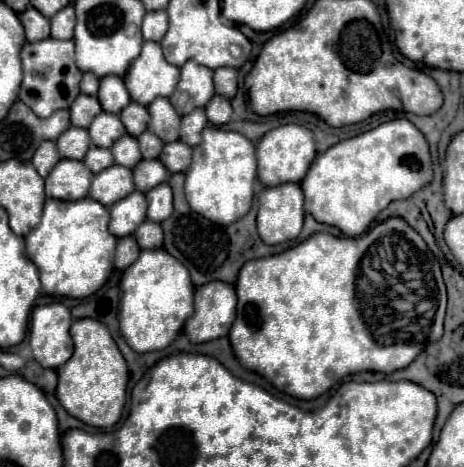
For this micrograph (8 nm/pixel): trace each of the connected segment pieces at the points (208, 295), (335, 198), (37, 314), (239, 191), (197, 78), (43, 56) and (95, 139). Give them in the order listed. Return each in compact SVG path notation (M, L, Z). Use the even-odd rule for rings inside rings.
M208 282L196 288L194 316L184 324L184 332L194 344L210 342L226 336L236 312L234 286L226 282Z
M406 118L392 120L386 124L380 124L374 130L368 130L360 136L348 138L344 142L334 144L324 154L318 154L318 158L312 162L306 178L302 180L304 190L304 210L314 216L314 220L330 224L338 230L342 230L346 236L360 236L374 218L388 208L394 200L410 198L414 192L418 192L422 186L432 182L432 156L428 142L424 134Z
M64 304L36 306L30 326L30 348L34 360L44 368L62 366L74 352L70 338L72 316Z
M206 126L202 132L202 144L194 148L192 164L186 170L186 202L196 214L202 214L210 222L232 224L242 218L250 206L254 196L254 180L256 180L256 154L254 142L246 136L230 130L220 130L214 126Z
M192 60L186 62L180 68L180 82L174 94L170 96L170 102L178 110L178 114L184 116L190 114L190 110L204 108L212 96L214 96L212 70Z
M46 38L40 42L26 42L22 48L22 66L24 80L20 86L20 100L26 102L40 118L48 118L52 112L68 108L74 98L80 94L80 78L82 72L74 62L74 42L72 40L56 40Z
M100 112L92 120L88 132L90 132L90 140L92 140L94 146L110 148L118 138L122 138L122 134L126 134L126 128L122 126L122 122L116 114Z

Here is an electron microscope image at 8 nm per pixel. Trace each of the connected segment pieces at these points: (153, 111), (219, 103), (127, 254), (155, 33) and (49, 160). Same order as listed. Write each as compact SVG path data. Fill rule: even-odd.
M156 98L150 106L150 124L148 130L152 134L158 134L164 142L174 142L178 140L178 130L180 130L180 116L176 110L170 106L168 98Z
M218 94L208 102L208 106L204 110L206 110L206 116L208 116L210 124L214 124L214 126L226 124L230 120L230 116L232 116L230 100L228 98L222 98Z
M120 238L118 240L118 248L116 248L116 258L114 258L114 266L118 270L124 270L126 266L130 266L130 262L134 262L134 258L138 258L140 254L140 246L134 242L134 238Z
M164 10L158 12L146 12L144 22L142 22L142 34L144 40L154 40L160 42L168 30L168 14Z
M46 140L46 142L42 142L40 148L36 150L36 154L34 154L34 158L32 158L32 164L34 164L34 168L38 170L38 174L40 174L42 178L46 178L46 174L56 166L58 160L60 160L60 154L58 154L56 142Z

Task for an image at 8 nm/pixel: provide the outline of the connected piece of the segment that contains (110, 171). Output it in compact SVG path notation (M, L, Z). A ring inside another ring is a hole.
M114 164L94 176L90 186L90 198L102 202L104 206L112 206L114 202L126 198L126 194L130 194L132 190L134 190L132 170Z

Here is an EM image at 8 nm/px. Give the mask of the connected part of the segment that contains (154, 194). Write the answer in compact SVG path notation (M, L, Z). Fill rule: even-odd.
M160 184L154 190L146 192L146 200L148 200L146 218L150 218L152 222L162 222L162 220L170 218L170 214L172 214L172 188L168 184Z

